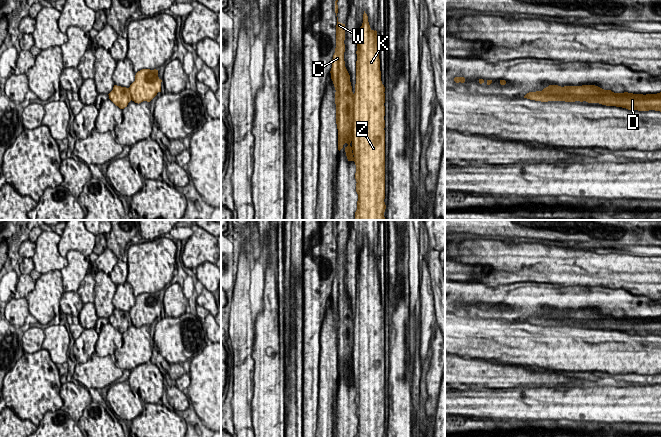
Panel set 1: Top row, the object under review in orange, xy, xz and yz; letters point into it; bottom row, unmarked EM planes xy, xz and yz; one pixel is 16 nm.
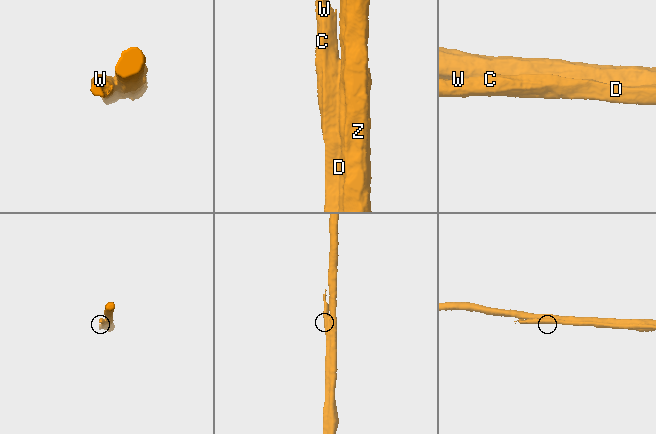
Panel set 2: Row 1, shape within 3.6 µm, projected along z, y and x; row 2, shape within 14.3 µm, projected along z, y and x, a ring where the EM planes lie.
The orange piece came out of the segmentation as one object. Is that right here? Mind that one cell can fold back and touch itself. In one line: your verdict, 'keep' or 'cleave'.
cleave

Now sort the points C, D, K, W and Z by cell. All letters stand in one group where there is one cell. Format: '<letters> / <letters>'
C D W / K Z

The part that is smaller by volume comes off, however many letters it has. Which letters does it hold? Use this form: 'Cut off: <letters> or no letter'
Cut off: C, D, W

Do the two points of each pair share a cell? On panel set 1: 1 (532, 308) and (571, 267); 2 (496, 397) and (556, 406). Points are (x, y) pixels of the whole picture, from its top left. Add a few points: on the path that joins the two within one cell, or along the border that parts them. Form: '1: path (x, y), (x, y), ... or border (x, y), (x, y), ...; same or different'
1: border (532, 281), (556, 283), (563, 286), (578, 286); different
2: path (511, 404), (541, 404); same

